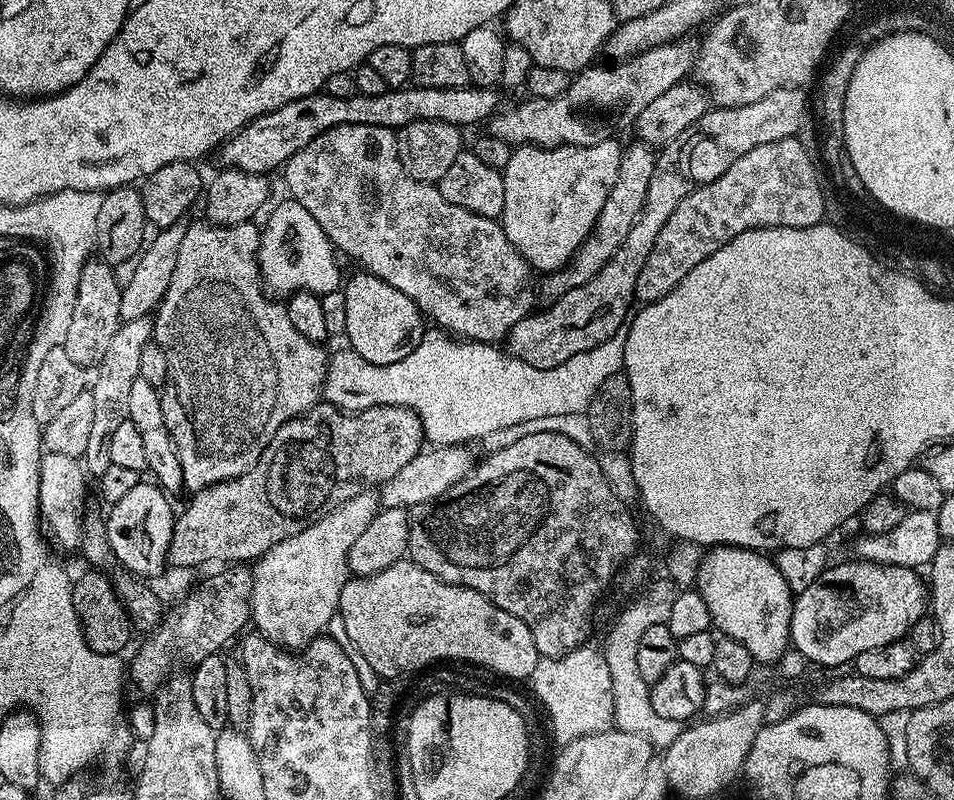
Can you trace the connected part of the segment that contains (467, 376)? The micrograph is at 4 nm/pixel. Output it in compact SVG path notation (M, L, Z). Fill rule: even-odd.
M428 330L420 337L418 346L402 362L371 364L358 353L332 352L330 356L330 402L341 412L361 412L374 406L402 406L413 408L424 429L424 440L432 446L446 444L465 445L468 441L488 437L492 432L502 432L508 426L547 415L587 413L594 390L610 378L610 374L621 371L624 366L626 331L618 330L606 342L594 346L588 352L574 354L557 368L535 368L526 362L488 342L477 342L463 338L453 338L440 330Z

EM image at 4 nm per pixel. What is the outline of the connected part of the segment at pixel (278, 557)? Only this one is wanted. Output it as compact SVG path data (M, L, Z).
M369 490L342 502L298 534L278 542L252 568L252 618L255 631L281 648L305 648L333 623L348 571L350 546L370 526L378 511L378 496Z

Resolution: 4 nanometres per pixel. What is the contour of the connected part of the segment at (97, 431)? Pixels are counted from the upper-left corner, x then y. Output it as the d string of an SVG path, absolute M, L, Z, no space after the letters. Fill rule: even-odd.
M143 316L137 320L126 320L121 323L118 331L114 334L114 339L110 341L110 347L106 349L106 354L99 362L96 381L91 381L90 390L94 394L94 419L90 430L90 442L86 442L86 450L82 457L82 463L87 475L98 478L111 466L110 458L110 434L114 434L117 426L122 426L122 422L129 420L130 410L130 386L141 379L142 373L140 363L144 347L150 343L154 336L154 324L149 317Z

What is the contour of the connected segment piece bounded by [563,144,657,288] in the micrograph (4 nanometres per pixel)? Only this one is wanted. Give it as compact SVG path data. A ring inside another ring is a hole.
M632 144L629 148L627 145L621 151L618 178L614 178L614 186L610 186L606 202L602 202L602 210L594 222L592 232L572 254L570 263L563 269L565 285L577 288L590 282L590 278L594 278L594 274L598 274L598 270L602 270L602 266L606 266L606 262L626 242L626 234L630 234L630 226L634 224L644 205L646 190L650 186L650 174L654 174L656 158L657 153L654 148L652 152L648 144Z

